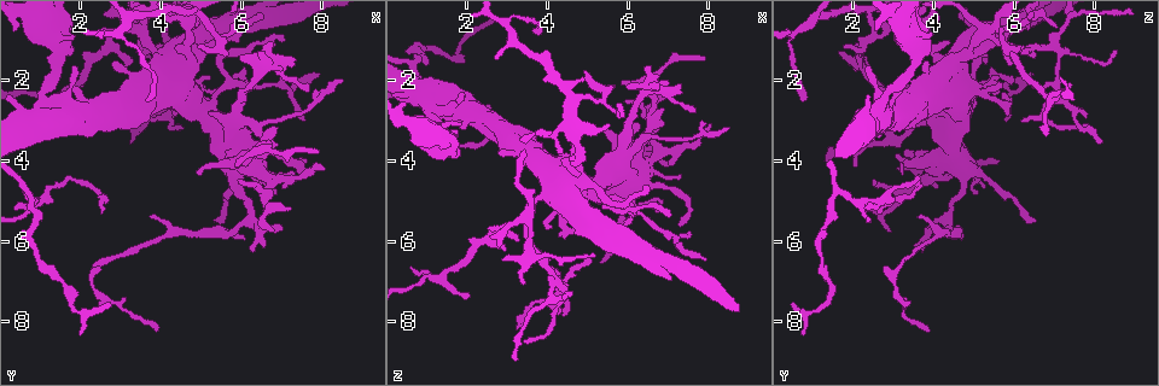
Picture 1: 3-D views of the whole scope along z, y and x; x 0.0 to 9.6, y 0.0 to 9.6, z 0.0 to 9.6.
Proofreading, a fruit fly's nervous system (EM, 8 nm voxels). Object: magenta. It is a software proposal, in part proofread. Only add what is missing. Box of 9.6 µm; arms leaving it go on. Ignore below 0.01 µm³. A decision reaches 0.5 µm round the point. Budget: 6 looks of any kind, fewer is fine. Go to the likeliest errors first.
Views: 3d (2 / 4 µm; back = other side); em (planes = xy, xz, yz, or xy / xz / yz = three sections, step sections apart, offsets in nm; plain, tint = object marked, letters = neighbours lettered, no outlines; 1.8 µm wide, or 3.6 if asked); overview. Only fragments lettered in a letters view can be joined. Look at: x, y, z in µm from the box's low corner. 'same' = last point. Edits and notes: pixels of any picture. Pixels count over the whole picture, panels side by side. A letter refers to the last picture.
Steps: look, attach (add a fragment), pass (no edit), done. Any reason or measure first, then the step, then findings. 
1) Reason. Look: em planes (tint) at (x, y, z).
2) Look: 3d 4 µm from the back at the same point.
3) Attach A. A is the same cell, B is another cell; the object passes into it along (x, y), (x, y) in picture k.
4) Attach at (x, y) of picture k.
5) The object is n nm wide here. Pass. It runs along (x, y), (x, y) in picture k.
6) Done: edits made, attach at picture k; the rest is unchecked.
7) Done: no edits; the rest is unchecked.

Tapers out. Look: 3d 2 µm at (2.55, 5.35, 2.65).

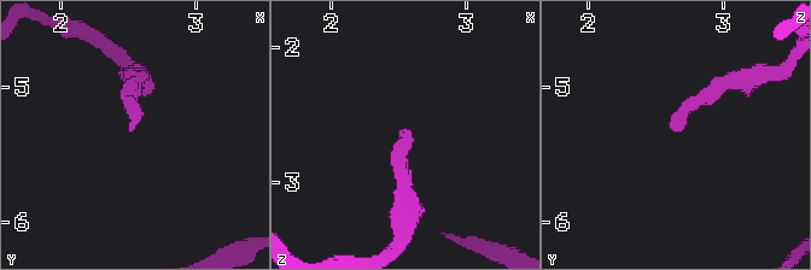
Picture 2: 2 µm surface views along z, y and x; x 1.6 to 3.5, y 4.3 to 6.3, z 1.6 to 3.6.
Look: em xy step 16 (tint) at (2.50, 5.30, 2.62).

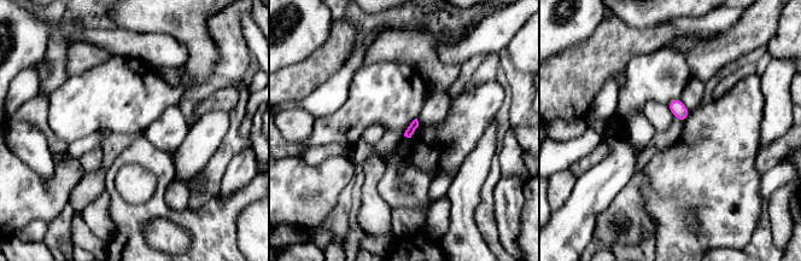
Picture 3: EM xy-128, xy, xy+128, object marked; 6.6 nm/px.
Look: em planes (letters) at the same point.

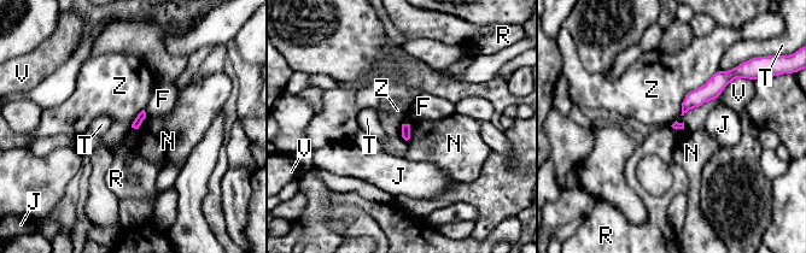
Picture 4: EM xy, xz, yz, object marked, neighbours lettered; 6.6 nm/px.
Pass. F, J, N, R, T, V and Z are other cells; a border runs along (402, 123), (409, 124) in picture 4; no lettered fragment goes on from it.

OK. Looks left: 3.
A fork. Look: 3d 4 µm from the back at (2.75, 1.20, 5.75).

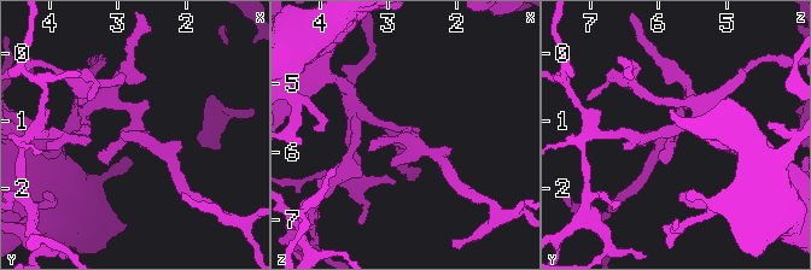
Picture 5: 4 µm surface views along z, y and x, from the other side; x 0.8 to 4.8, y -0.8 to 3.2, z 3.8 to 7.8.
Look: em 3.6 µm planes (letters) at (2.70, 1.15, 5.75).

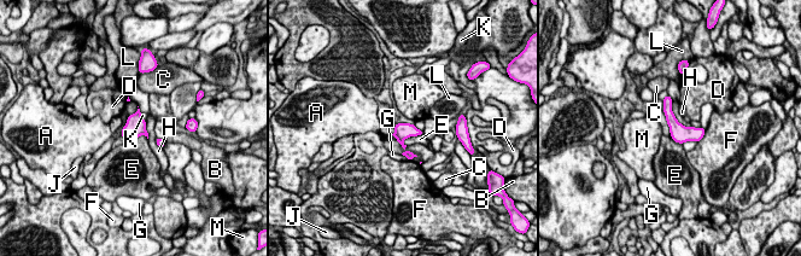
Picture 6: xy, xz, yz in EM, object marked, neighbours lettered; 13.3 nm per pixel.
The object is 220 nm wide here. Pass. A, B, C, D, E, F, G, H, J, K, L and M are other cells; a border runs along (145, 121), (148, 138) in picture 6; no lettered fragment goes on from it.

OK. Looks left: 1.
Tapers out. Look: em xy step 8 (letters) at (7.30, 4.35, 4.40).

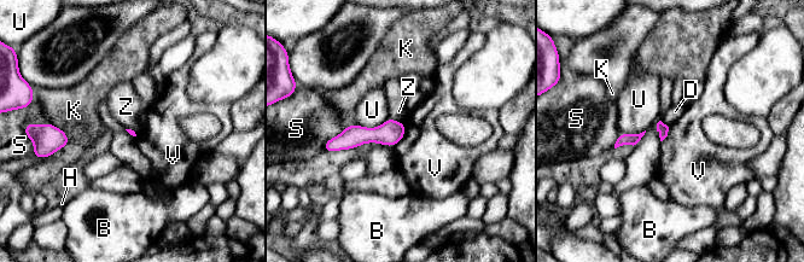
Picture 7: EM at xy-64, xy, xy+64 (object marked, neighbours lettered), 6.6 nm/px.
The longest contact is with U, 240 nm. Pass. B, D, H, K, S, U, V and Z are other cells; a border runs along (405, 123), (405, 135), (395, 146) in picture 7; none of them fits.

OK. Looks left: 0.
Done: no edits; the rest is unchecked.

